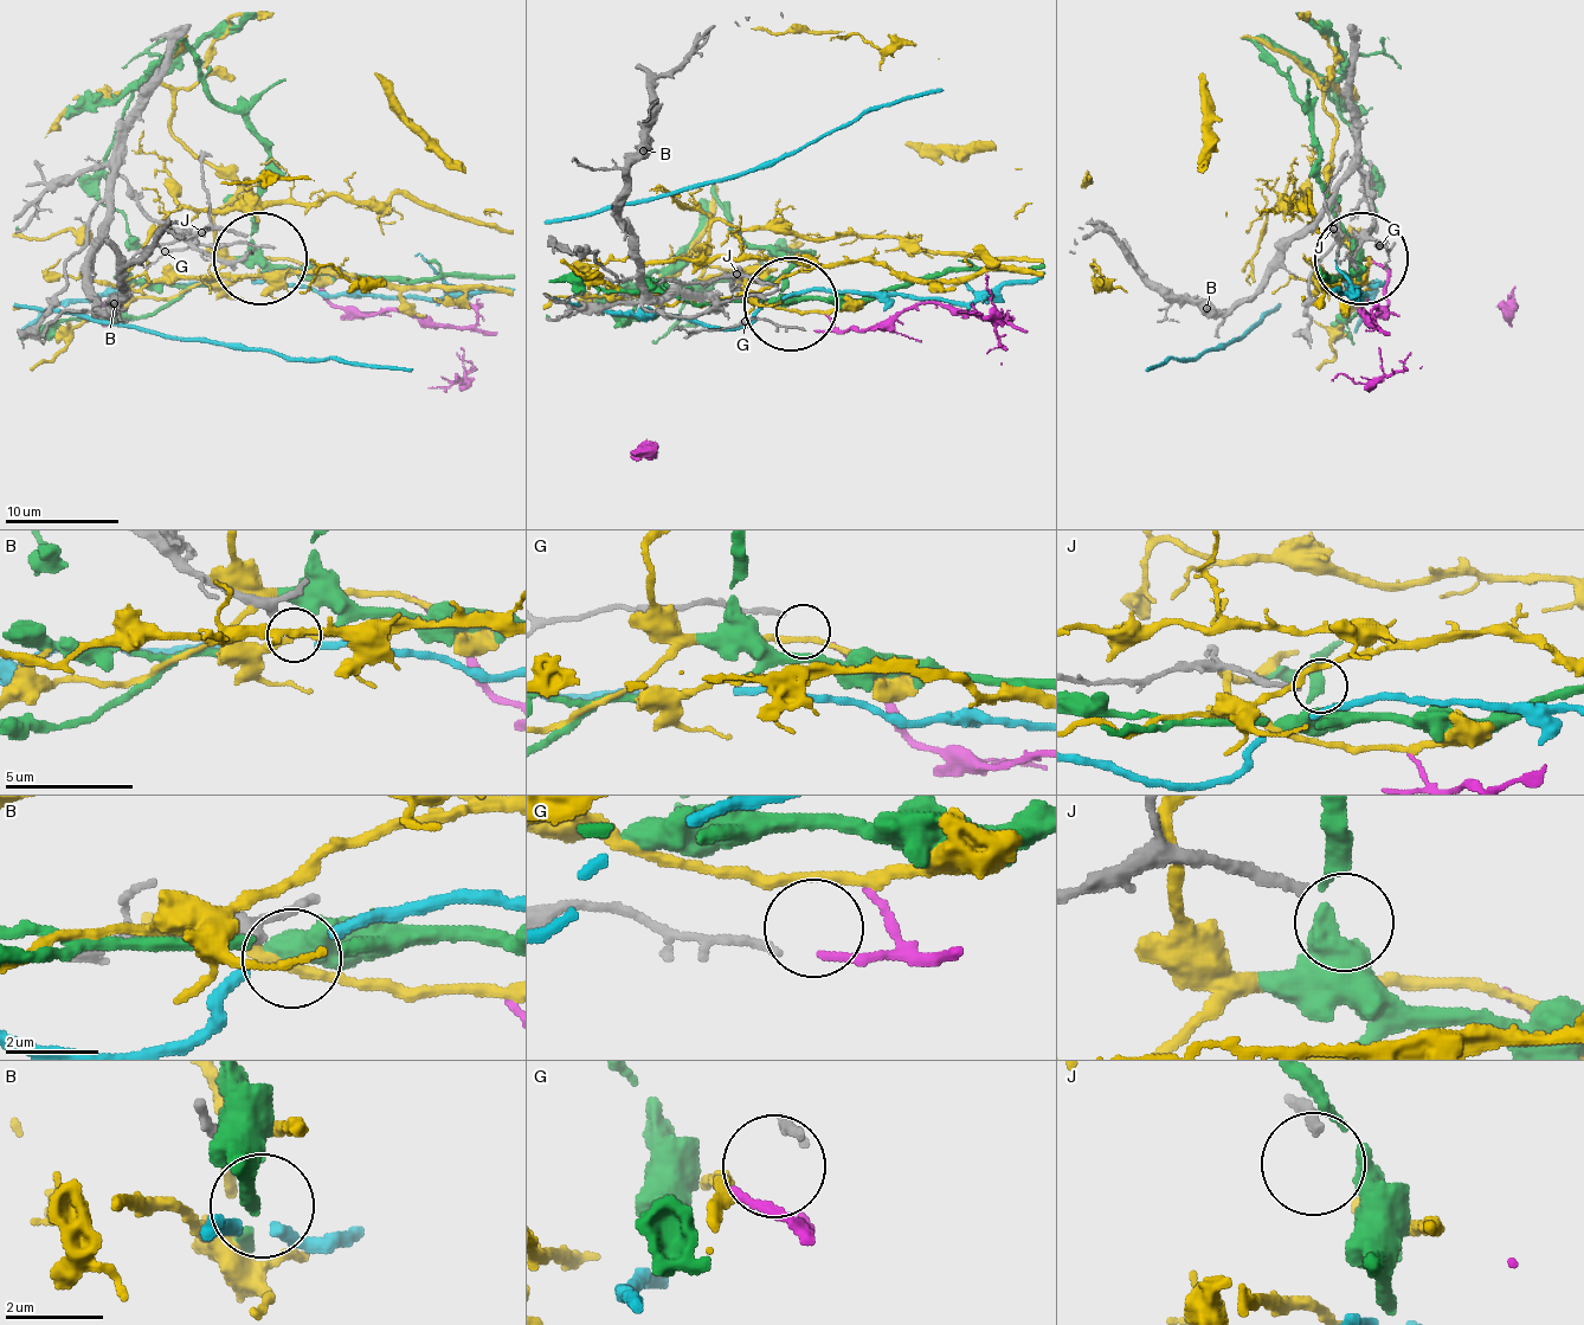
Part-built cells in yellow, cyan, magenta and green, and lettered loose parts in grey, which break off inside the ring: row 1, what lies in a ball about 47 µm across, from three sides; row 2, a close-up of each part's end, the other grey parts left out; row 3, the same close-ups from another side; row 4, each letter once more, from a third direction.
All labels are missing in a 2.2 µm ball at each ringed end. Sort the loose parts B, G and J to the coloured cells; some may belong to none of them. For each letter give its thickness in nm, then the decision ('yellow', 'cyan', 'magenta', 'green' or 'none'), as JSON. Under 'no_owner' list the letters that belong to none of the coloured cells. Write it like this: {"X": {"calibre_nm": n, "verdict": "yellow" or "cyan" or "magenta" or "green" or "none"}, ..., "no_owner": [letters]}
{"B": {"calibre_nm": 280, "verdict": "none"}, "G": {"calibre_nm": 180, "verdict": "none"}, "J": {"calibre_nm": 200, "verdict": "none"}, "no_owner": ["B", "G", "J"]}

